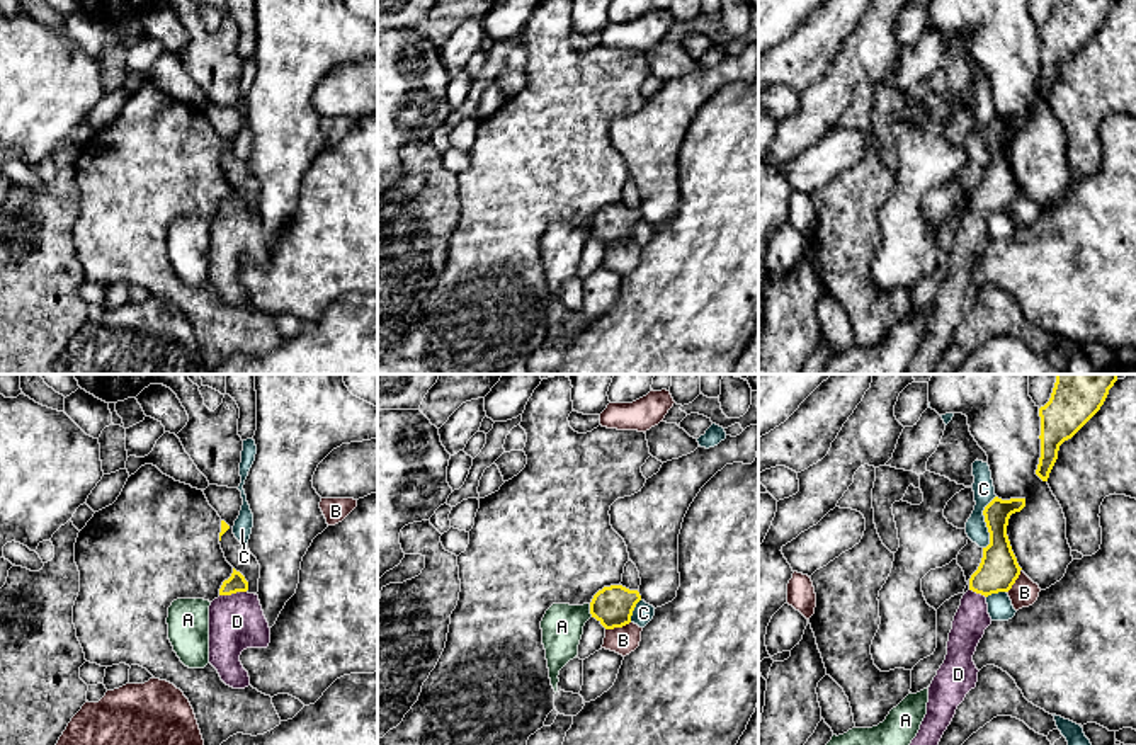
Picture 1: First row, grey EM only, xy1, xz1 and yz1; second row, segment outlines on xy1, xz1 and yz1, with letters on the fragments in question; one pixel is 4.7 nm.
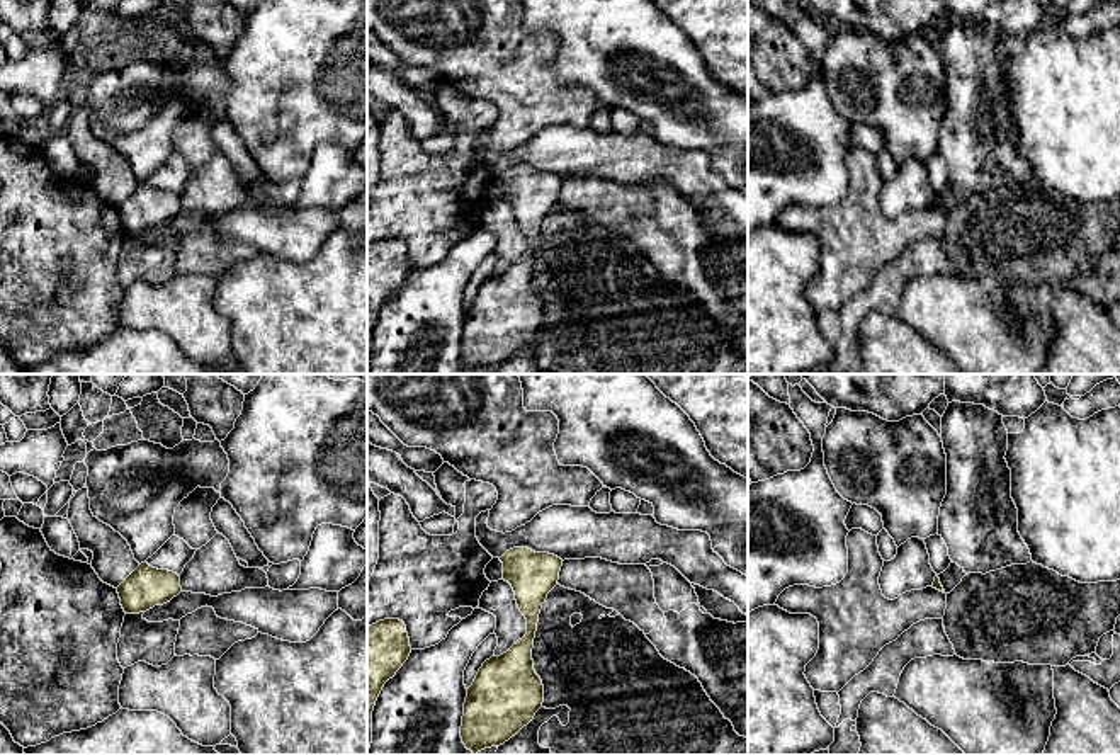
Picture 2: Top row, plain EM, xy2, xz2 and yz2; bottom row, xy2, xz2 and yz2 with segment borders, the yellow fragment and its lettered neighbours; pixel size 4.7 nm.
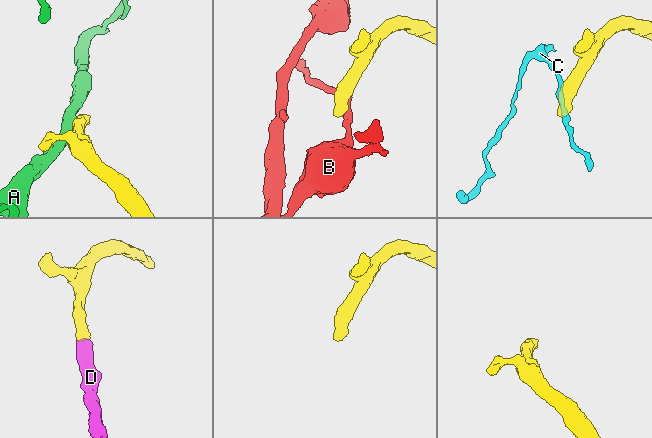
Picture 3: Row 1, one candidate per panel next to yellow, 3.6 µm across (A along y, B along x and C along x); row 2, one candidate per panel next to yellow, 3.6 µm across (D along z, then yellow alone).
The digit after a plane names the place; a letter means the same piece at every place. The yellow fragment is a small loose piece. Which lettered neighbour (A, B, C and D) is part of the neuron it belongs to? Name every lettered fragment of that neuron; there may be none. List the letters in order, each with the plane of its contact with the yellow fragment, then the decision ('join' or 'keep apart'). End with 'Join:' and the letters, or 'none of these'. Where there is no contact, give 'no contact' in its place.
A: contact in xz1; keep apart
B: contact in xz1; keep apart
C: contact in yz1; keep apart
D: contact in xy1; join
Join: D

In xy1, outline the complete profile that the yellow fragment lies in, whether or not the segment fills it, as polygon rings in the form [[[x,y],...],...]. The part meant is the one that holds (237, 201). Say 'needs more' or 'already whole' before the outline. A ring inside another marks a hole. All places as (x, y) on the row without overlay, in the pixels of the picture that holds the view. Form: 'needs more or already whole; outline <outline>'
needs more; outline [[[233,187],[209,225],[209,282],[221,299],[233,308],[250,304],[248,291],[240,281],[247,267],[267,267],[270,247],[258,214],[248,213],[248,201]]]

